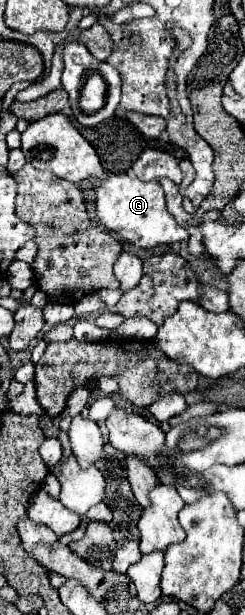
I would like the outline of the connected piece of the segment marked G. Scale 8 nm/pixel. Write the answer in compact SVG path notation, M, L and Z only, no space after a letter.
M108 174L108 178L96 188L96 214L102 224L120 234L132 246L154 248L160 244L174 244L188 238L186 228L178 226L174 216L168 212L164 202L162 186L154 182L142 182L128 174Z

